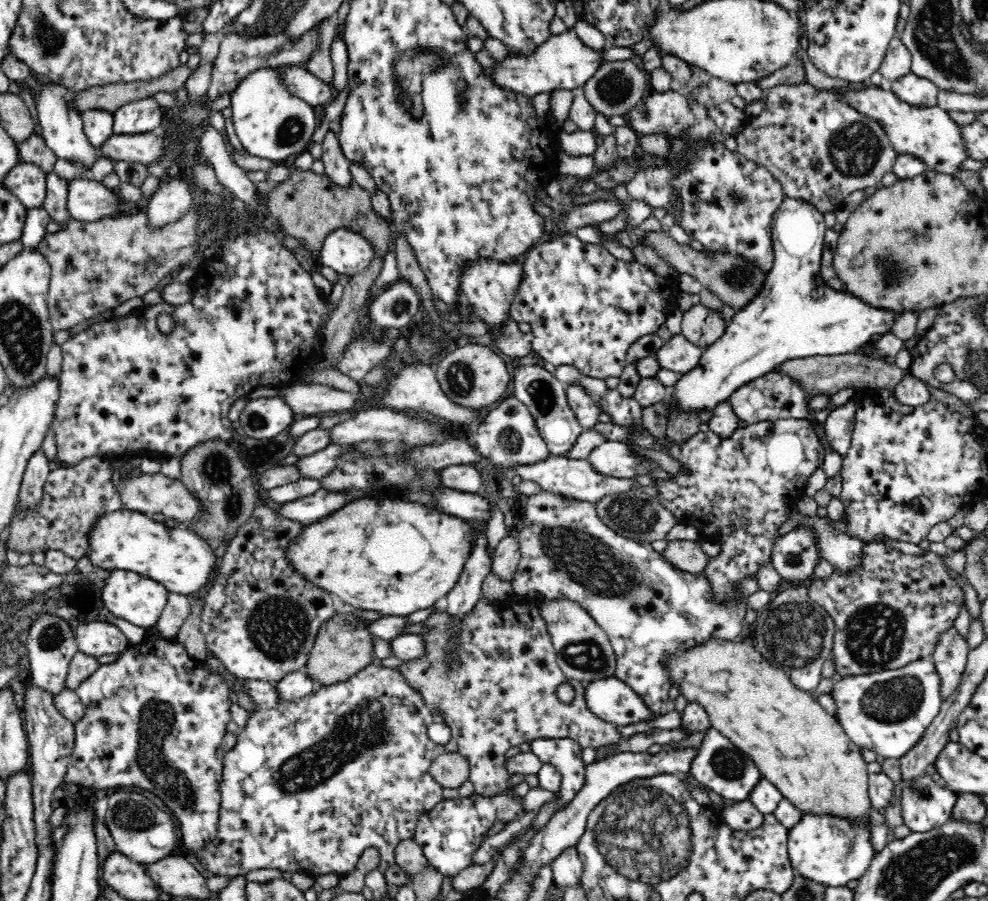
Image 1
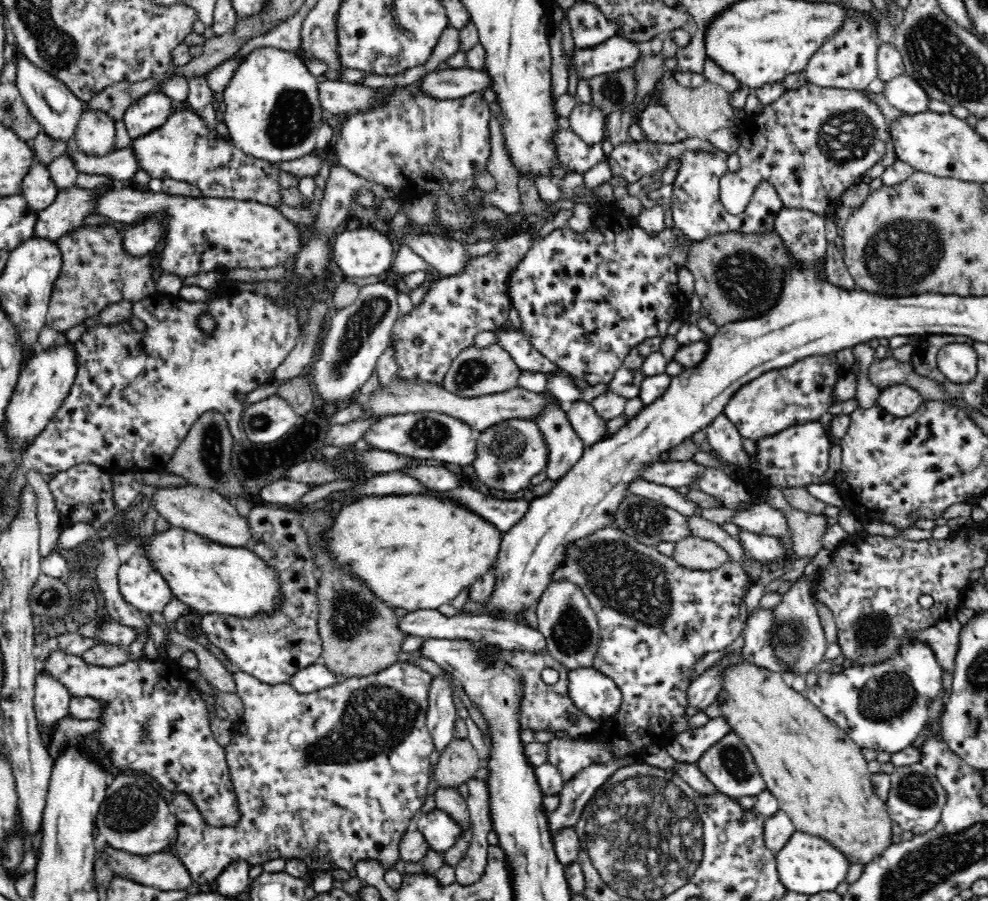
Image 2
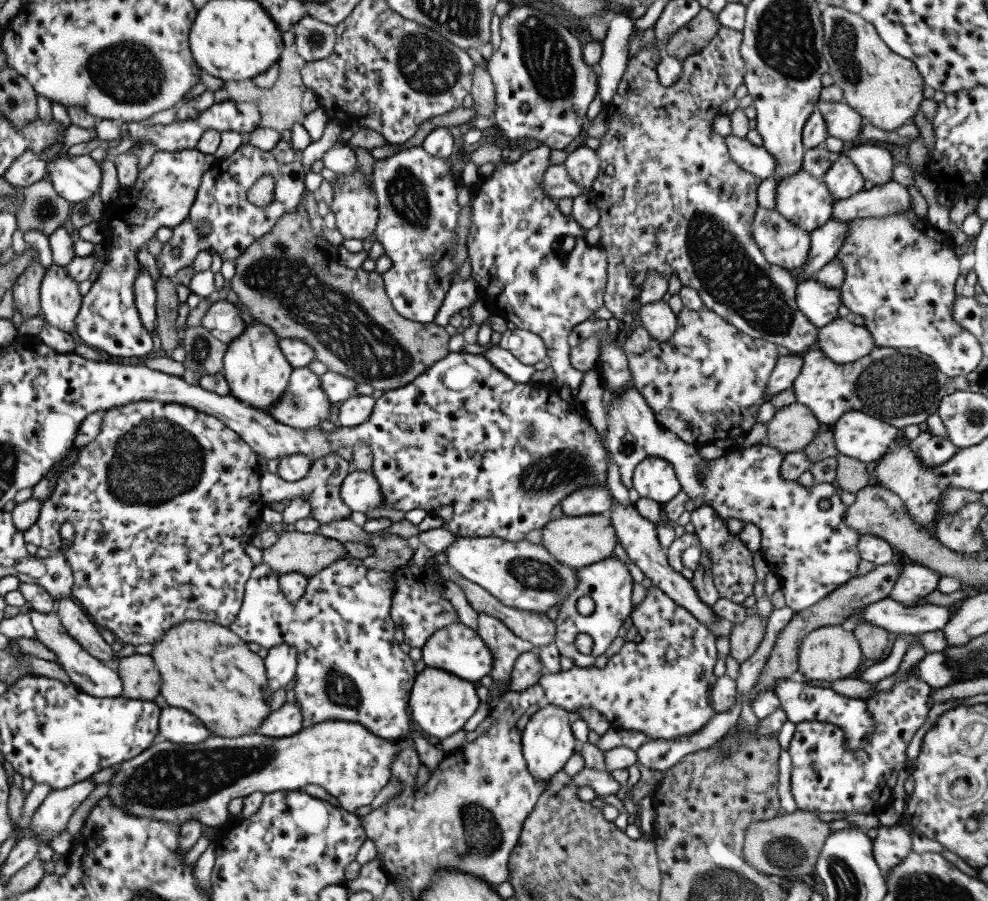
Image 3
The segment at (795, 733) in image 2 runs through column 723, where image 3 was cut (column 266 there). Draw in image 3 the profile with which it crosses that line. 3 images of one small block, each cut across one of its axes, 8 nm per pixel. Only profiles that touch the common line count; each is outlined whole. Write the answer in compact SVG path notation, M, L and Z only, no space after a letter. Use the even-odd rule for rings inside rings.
M182 621L182 623L178 623L178 625L174 625L170 627L170 629L164 631L162 636L160 636L160 639L154 642L153 646L154 649L152 649L152 653L149 655L152 657L152 660L154 660L154 666L158 668L158 672L160 672L162 676L160 695L165 698L167 705L190 710L190 712L196 715L196 717L202 718L200 721L202 721L202 723L210 729L210 732L214 734L214 737L220 736L221 738L237 738L244 734L251 735L252 732L257 732L260 724L264 723L264 719L268 717L272 692L268 690L268 676L266 676L264 659L262 659L258 653L248 649L247 642L244 642L242 638L240 638L237 634L234 634L234 631L230 630L230 627L222 626L210 621Z

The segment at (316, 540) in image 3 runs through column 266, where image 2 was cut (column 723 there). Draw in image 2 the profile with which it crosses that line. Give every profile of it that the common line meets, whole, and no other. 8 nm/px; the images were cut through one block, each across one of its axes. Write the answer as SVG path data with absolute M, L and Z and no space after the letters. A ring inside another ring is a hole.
M693 535L674 544L672 558L692 570L714 570L731 560L724 547Z

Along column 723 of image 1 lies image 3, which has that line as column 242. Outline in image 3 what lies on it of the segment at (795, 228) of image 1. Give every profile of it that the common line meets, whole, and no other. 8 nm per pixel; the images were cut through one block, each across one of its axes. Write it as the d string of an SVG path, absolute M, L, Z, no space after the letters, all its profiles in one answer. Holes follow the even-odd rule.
M254 323L246 326L242 336L228 344L223 358L223 376L230 386L230 395L256 410L268 412L276 408L280 396L286 392L293 366L280 350L280 339L270 326Z

